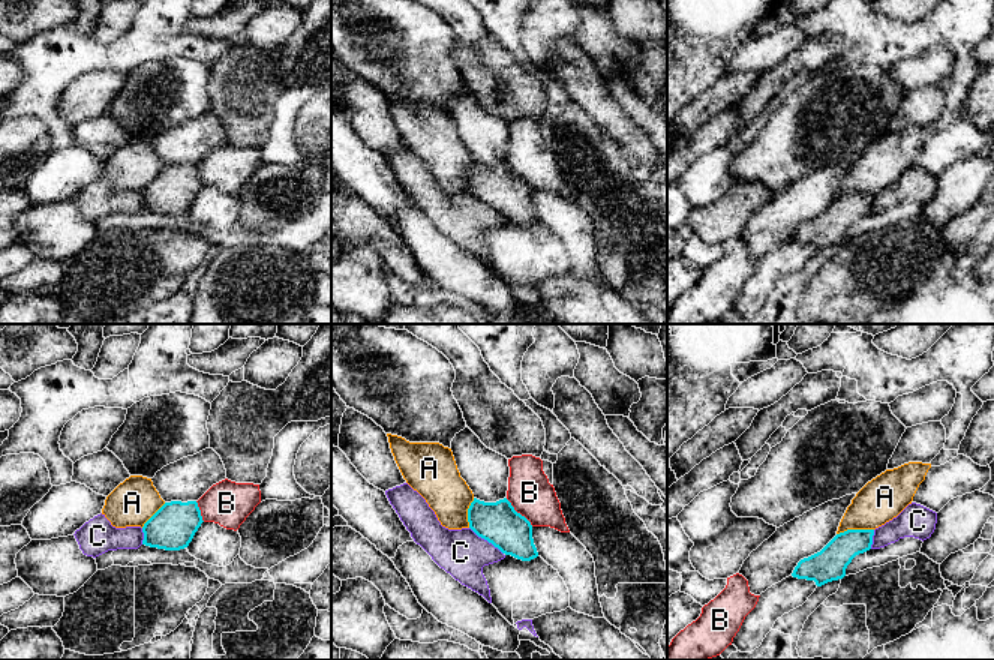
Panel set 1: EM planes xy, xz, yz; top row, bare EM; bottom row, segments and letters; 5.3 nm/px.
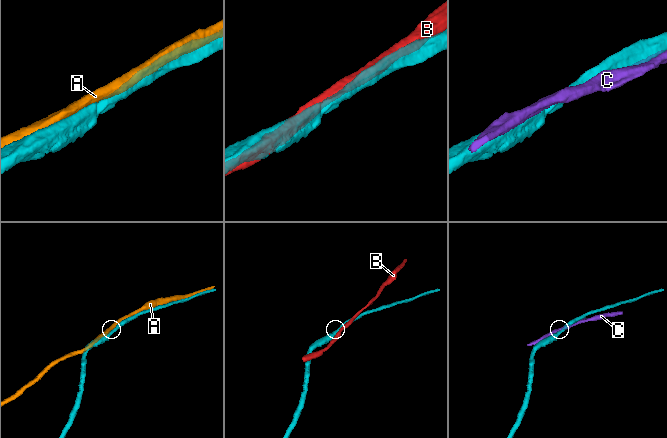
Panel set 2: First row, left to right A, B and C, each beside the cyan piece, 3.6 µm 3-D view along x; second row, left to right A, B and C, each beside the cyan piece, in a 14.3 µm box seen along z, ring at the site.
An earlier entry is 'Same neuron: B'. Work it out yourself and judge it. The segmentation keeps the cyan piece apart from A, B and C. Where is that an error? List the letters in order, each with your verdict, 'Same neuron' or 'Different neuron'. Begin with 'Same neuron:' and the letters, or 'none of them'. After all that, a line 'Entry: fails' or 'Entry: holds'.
Same neuron: none of them
A: Different neuron
B: Different neuron
C: Different neuron
Entry: fails

